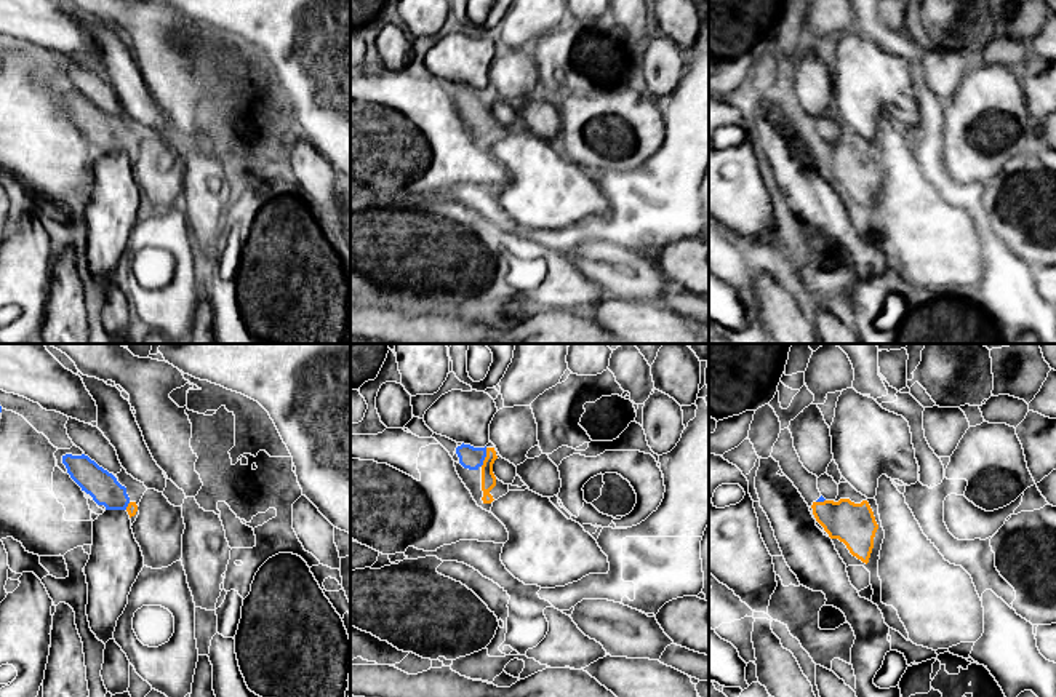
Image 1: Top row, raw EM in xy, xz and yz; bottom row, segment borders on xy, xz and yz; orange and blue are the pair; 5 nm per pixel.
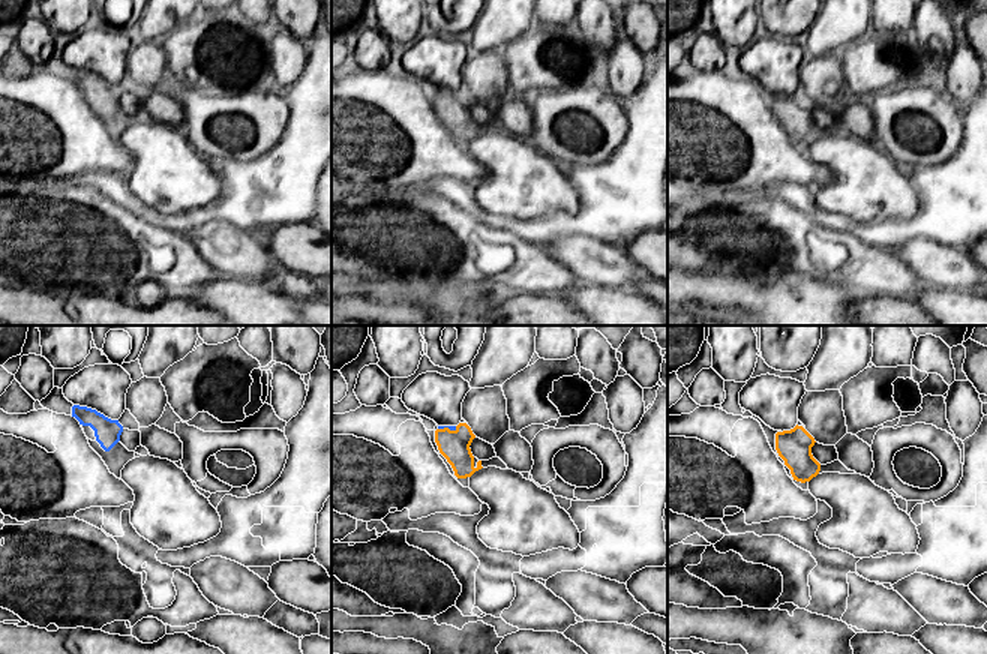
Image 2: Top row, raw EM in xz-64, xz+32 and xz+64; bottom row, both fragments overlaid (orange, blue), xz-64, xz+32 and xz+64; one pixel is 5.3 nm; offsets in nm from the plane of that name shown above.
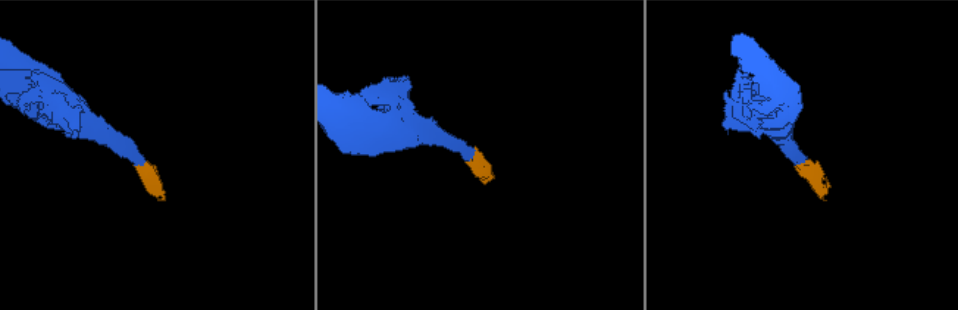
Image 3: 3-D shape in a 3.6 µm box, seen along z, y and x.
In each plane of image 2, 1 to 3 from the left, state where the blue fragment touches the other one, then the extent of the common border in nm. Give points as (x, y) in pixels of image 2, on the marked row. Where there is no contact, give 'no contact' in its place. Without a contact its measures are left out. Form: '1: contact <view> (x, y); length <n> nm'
1: no contact
2: contact xz+32 (447, 428); length 110 nm
3: no contact

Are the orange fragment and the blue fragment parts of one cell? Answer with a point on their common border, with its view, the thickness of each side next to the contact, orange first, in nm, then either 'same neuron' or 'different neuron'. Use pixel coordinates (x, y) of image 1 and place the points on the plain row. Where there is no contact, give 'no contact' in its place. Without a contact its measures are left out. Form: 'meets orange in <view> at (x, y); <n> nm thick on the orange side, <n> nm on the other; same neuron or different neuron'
meets orange in xz at (485, 99); 80 nm thick on the orange side, 120 nm on the other; same neuron

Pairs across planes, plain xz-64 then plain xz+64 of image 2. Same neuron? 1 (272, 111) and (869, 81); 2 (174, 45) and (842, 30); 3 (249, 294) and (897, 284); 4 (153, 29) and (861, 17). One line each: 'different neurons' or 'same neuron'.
1: different neurons
2: different neurons
3: different neurons
4: same neuron

